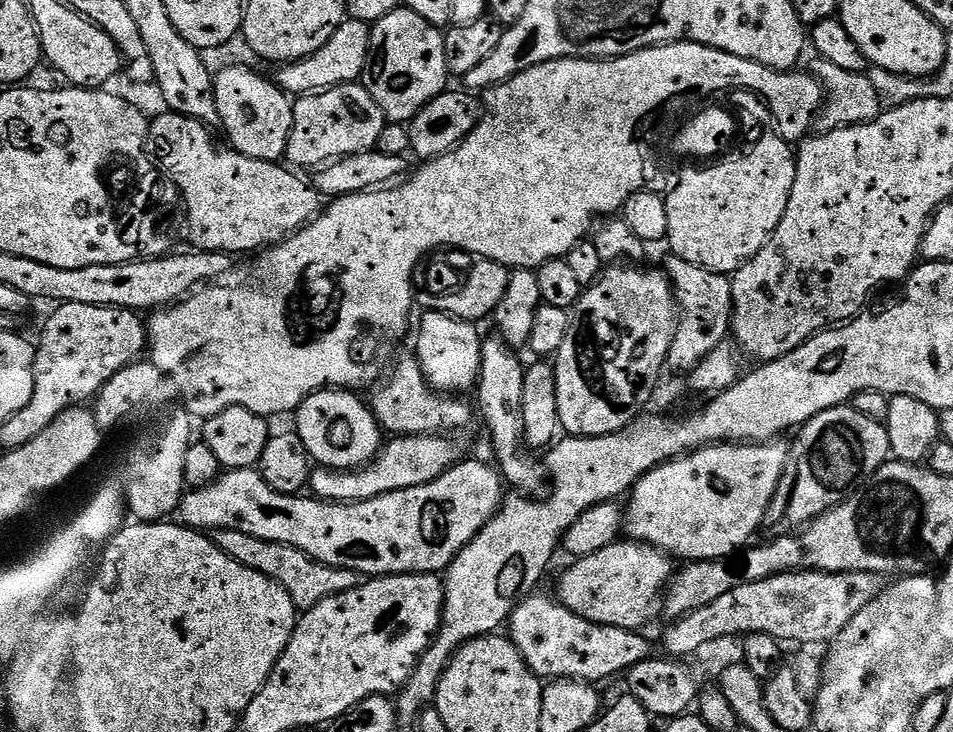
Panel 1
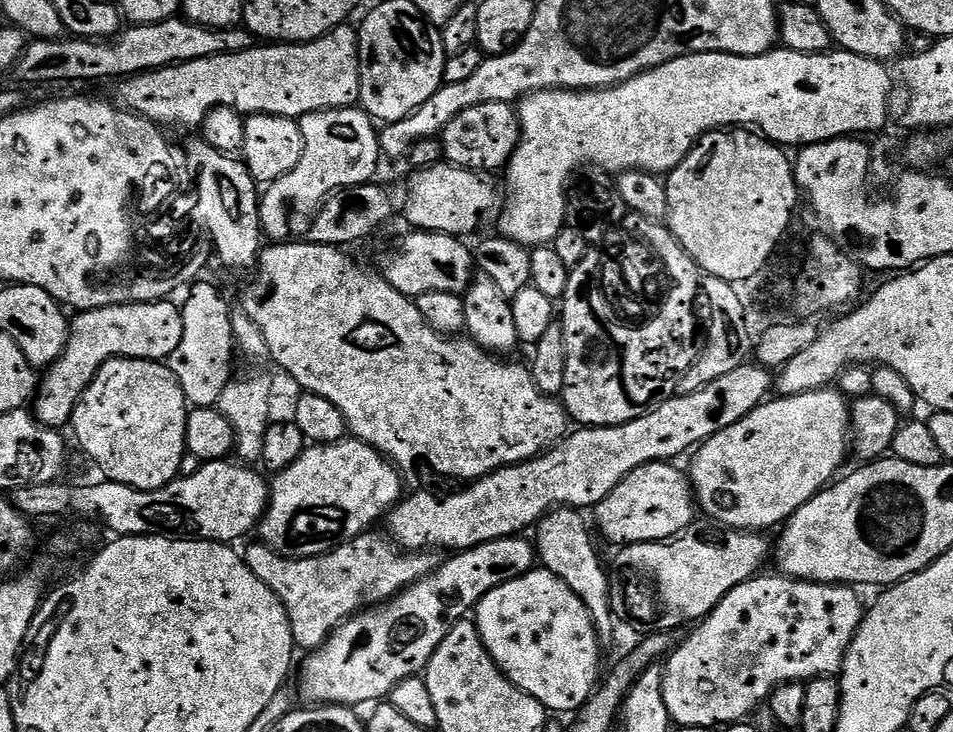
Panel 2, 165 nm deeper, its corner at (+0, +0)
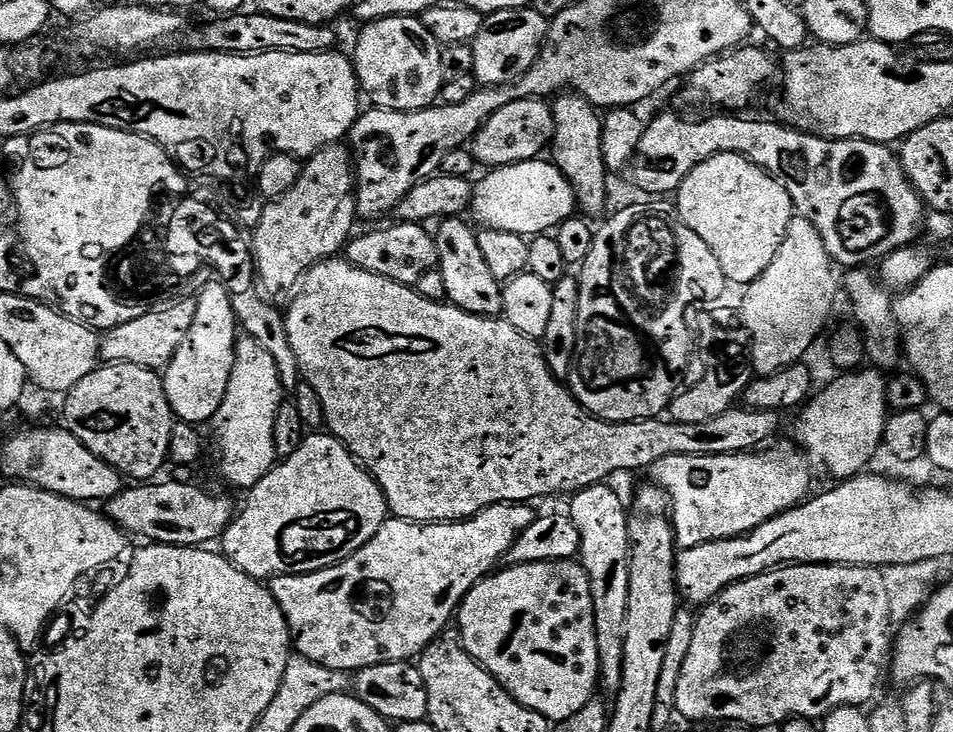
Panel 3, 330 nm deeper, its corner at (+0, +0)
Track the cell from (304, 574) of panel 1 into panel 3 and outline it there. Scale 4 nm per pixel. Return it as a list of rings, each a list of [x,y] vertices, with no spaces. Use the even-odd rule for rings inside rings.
[[[528,502],[495,504],[486,510],[482,510],[477,516],[473,516],[471,520],[453,520],[442,524],[419,524],[413,520],[389,518],[380,527],[378,534],[374,534],[374,538],[370,538],[370,542],[366,542],[366,546],[362,546],[362,550],[350,554],[350,558],[346,558],[334,566],[330,566],[326,570],[314,570],[310,574],[273,576],[270,581],[272,597],[276,599],[278,606],[282,610],[282,614],[286,618],[290,640],[294,645],[295,651],[299,655],[310,658],[310,662],[318,662],[318,666],[326,666],[335,672],[346,672],[349,674],[355,674],[361,672],[364,668],[378,666],[379,664],[389,664],[390,662],[398,662],[399,660],[405,662],[411,661],[417,653],[427,648],[433,640],[439,637],[441,632],[451,625],[448,624],[451,620],[453,623],[460,604],[464,601],[464,595],[505,559],[510,546],[522,534],[522,530],[526,530],[526,526],[530,526],[530,522],[536,520],[538,512],[537,509],[534,510],[532,508],[535,507]]]

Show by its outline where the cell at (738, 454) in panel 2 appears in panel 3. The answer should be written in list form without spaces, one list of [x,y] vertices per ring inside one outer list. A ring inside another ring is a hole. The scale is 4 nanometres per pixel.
[[[868,366],[863,370],[853,371],[851,374],[840,374],[832,384],[821,387],[799,409],[798,413],[800,413],[800,417],[796,420],[797,441],[795,443],[813,461],[820,460],[821,466],[830,475],[836,476],[837,481],[849,480],[852,476],[859,476],[867,469],[864,467],[875,458],[876,451],[878,453],[881,451],[884,443],[884,427],[890,415],[885,373]]]

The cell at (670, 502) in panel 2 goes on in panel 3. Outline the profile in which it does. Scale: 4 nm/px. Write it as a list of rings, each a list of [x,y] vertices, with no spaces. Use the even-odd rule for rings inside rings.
[[[791,447],[722,456],[658,458],[652,464],[650,475],[657,484],[653,485],[666,496],[668,492],[672,499],[670,519],[677,549],[743,536],[762,522],[803,503],[811,493],[811,463],[803,451]]]

